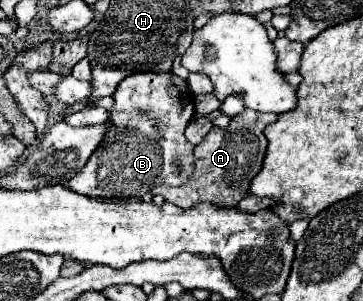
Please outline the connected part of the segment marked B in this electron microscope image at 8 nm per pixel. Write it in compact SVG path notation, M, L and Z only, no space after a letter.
M172 71L160 75L160 73L136 73L128 75L128 79L120 81L120 87L116 87L114 95L114 107L108 111L108 135L104 135L104 143L90 155L88 163L80 173L76 173L68 181L68 189L88 195L88 197L142 197L156 185L182 185L190 179L194 171L194 155L192 149L194 145L184 137L184 131L194 115L194 95L188 91L188 83L180 77L176 77Z

